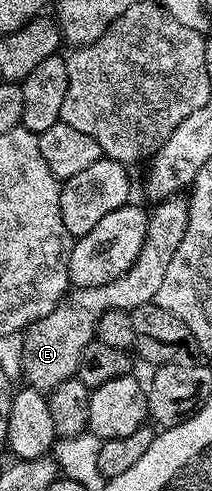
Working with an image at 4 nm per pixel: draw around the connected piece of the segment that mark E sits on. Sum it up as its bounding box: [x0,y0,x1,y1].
[21,195,189,391]

